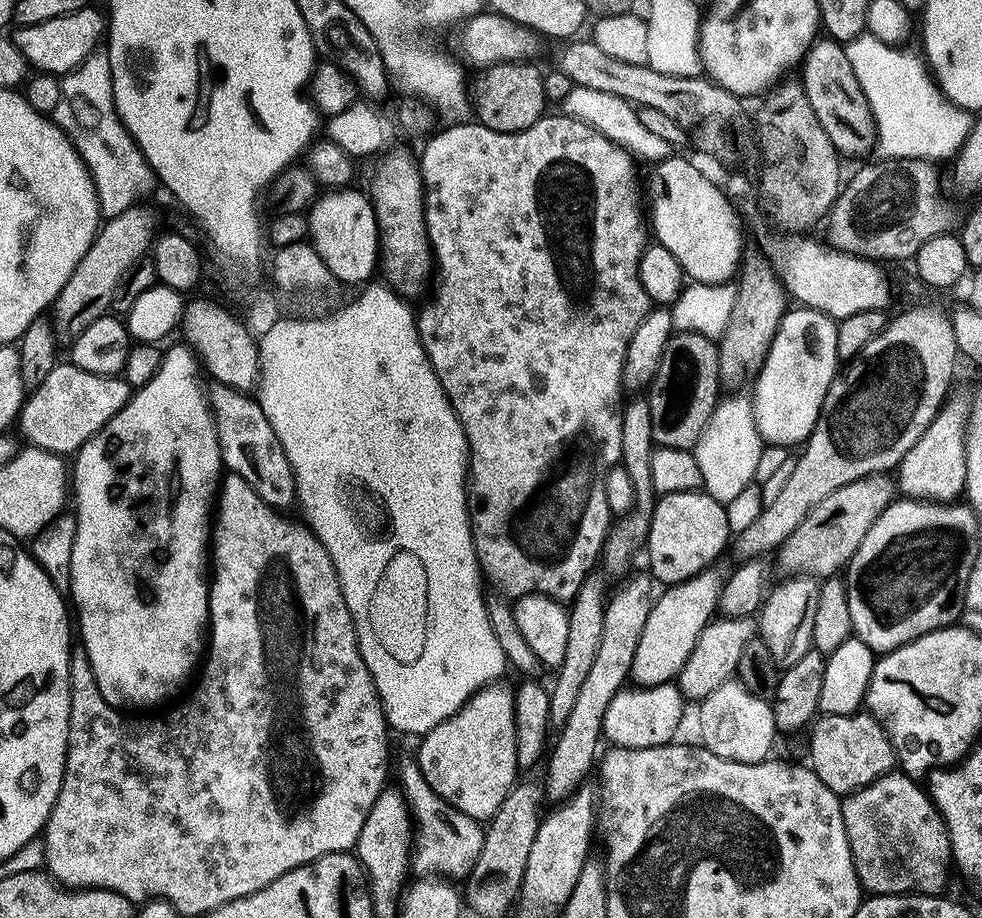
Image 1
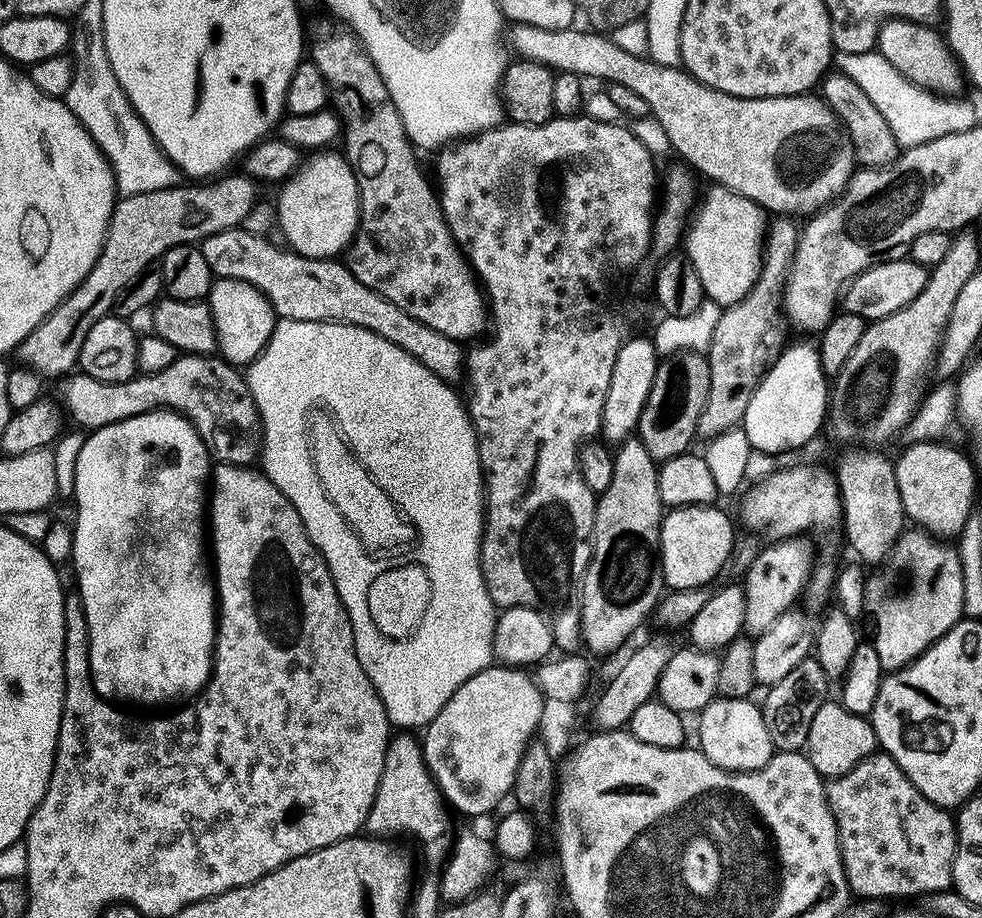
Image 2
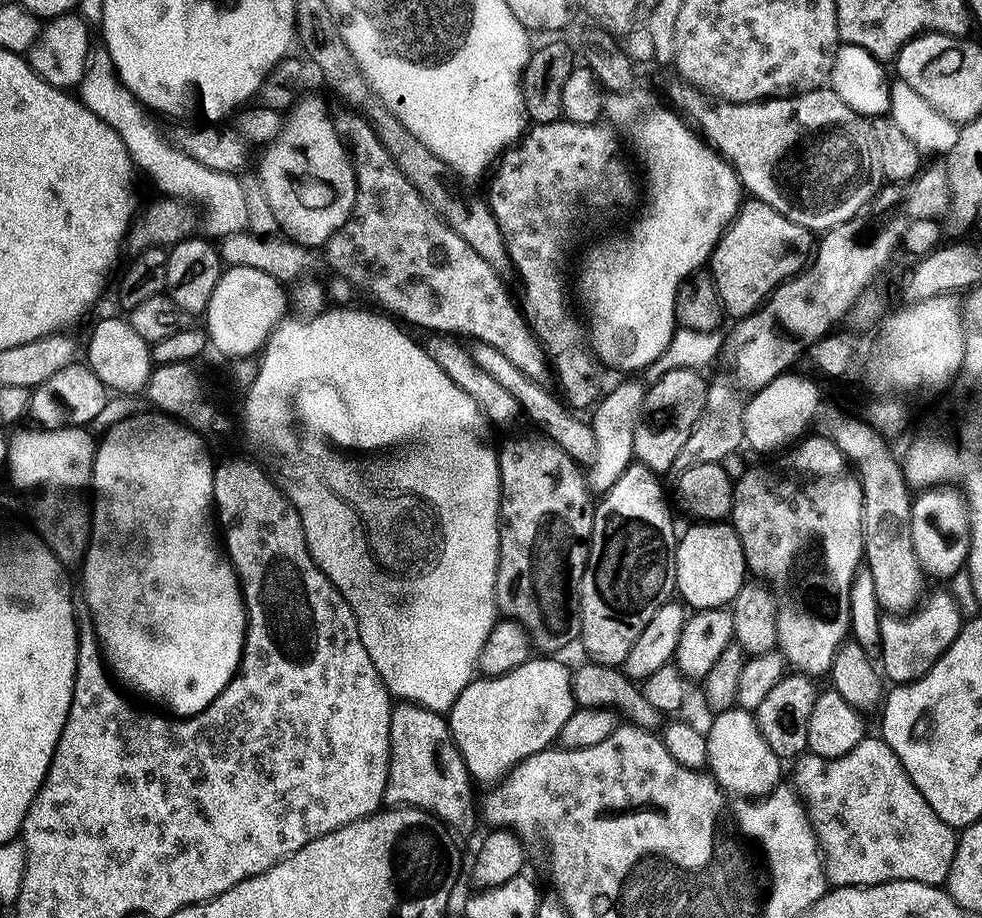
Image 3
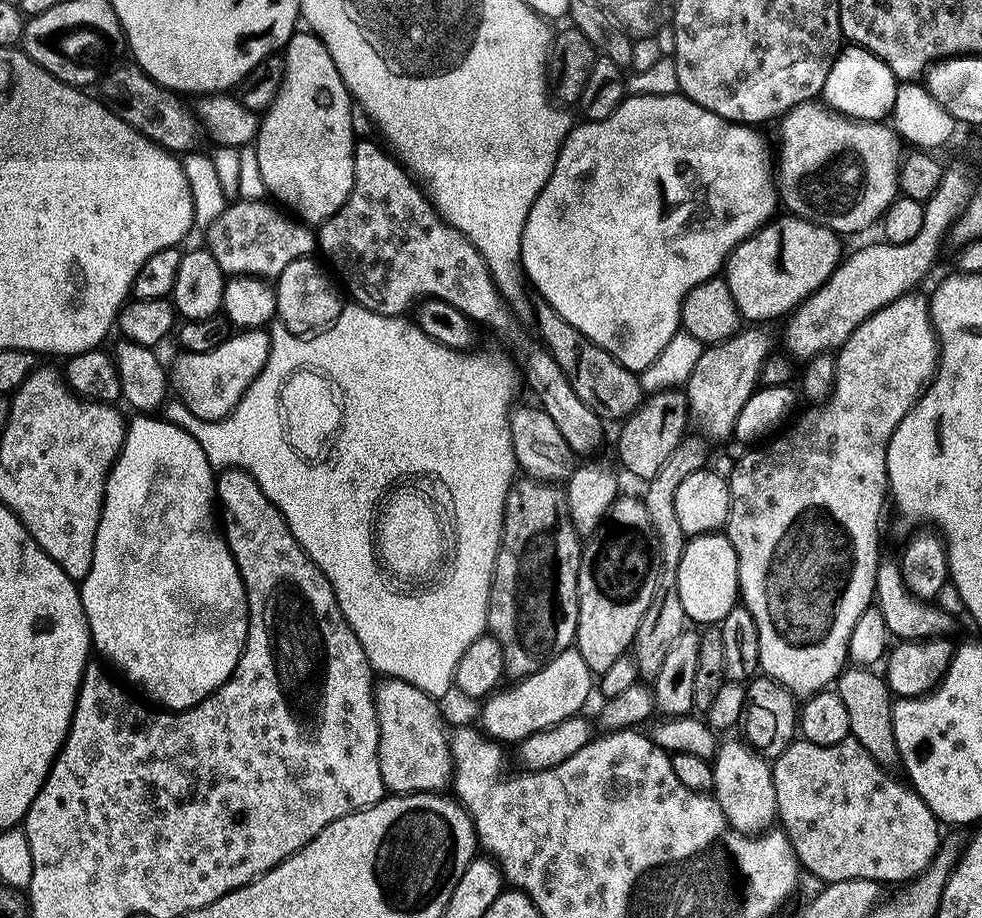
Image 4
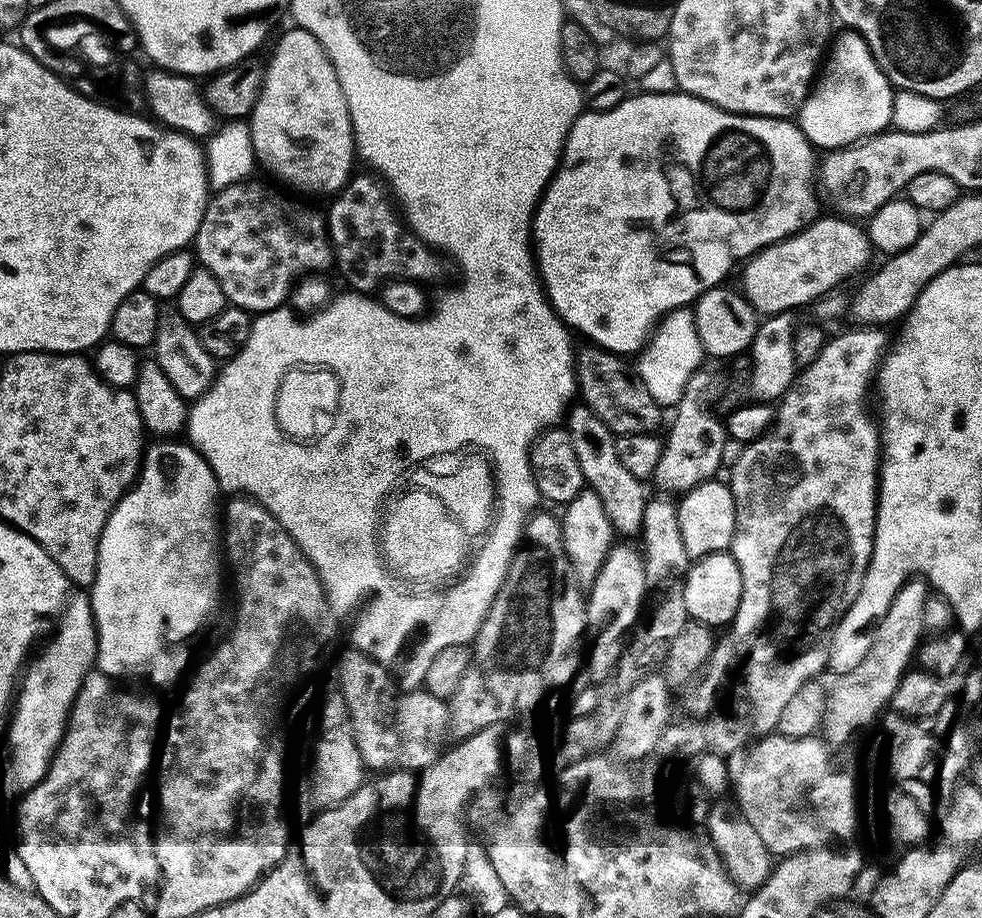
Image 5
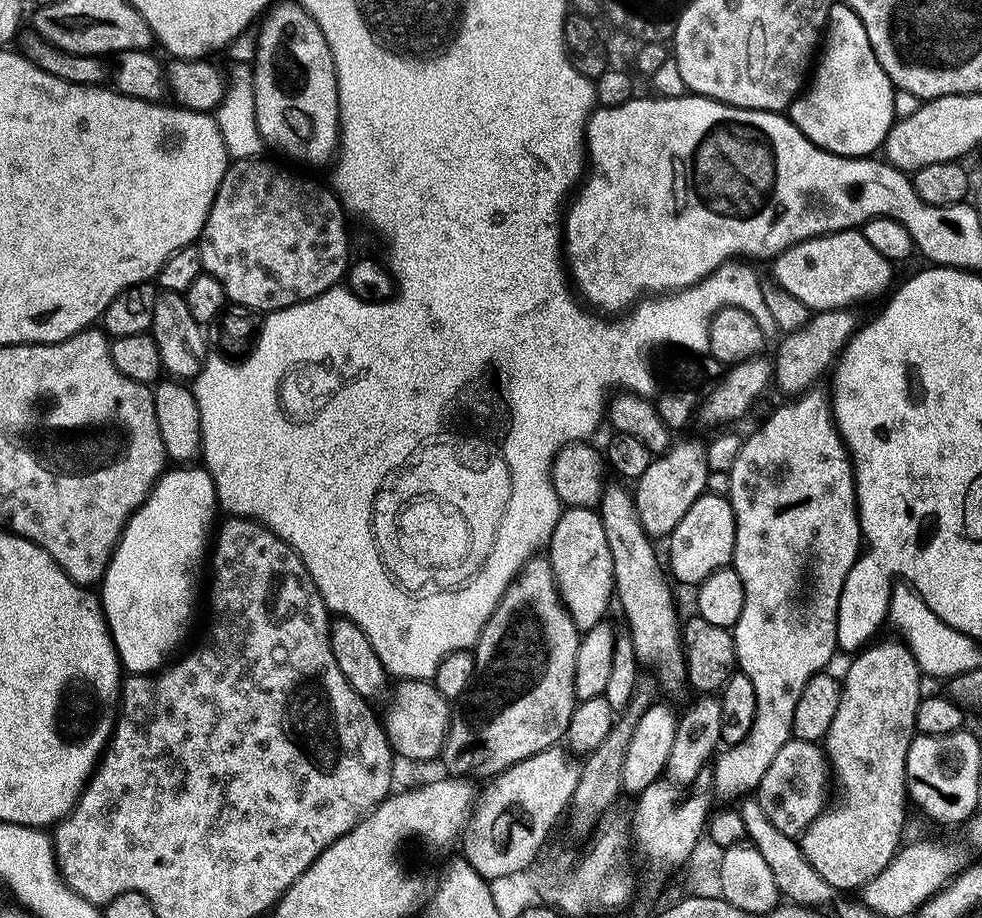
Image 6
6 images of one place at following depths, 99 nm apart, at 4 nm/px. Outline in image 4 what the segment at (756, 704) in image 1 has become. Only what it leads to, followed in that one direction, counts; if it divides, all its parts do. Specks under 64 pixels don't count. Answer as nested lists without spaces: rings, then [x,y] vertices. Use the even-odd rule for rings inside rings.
[[[743,739],[740,740],[728,740],[725,744],[723,741],[717,747],[712,764],[711,791],[724,811],[724,817],[736,831],[763,834],[773,827],[777,819],[772,765],[759,751],[753,750]]]

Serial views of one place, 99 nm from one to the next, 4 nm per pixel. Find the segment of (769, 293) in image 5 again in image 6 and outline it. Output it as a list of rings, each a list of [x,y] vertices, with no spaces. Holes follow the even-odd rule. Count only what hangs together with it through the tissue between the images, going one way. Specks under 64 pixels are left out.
[[[860,230],[829,232],[827,236],[812,236],[800,244],[791,244],[771,264],[771,279],[816,312],[828,312],[831,308],[851,309],[859,300],[868,300],[879,292],[887,293],[894,268],[893,261],[878,254]]]

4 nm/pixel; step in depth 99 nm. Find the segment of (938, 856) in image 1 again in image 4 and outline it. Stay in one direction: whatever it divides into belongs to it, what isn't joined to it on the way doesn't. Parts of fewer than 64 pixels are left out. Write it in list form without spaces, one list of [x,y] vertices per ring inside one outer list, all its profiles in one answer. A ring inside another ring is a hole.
[[[796,738],[782,749],[771,765],[776,814],[779,823],[784,823],[782,831],[790,838],[805,873],[813,872],[824,884],[874,880],[887,886],[911,882],[931,866],[941,847],[942,824],[915,789],[903,779],[895,780],[891,771],[881,768],[862,742],[849,738],[834,746],[818,746]]]

